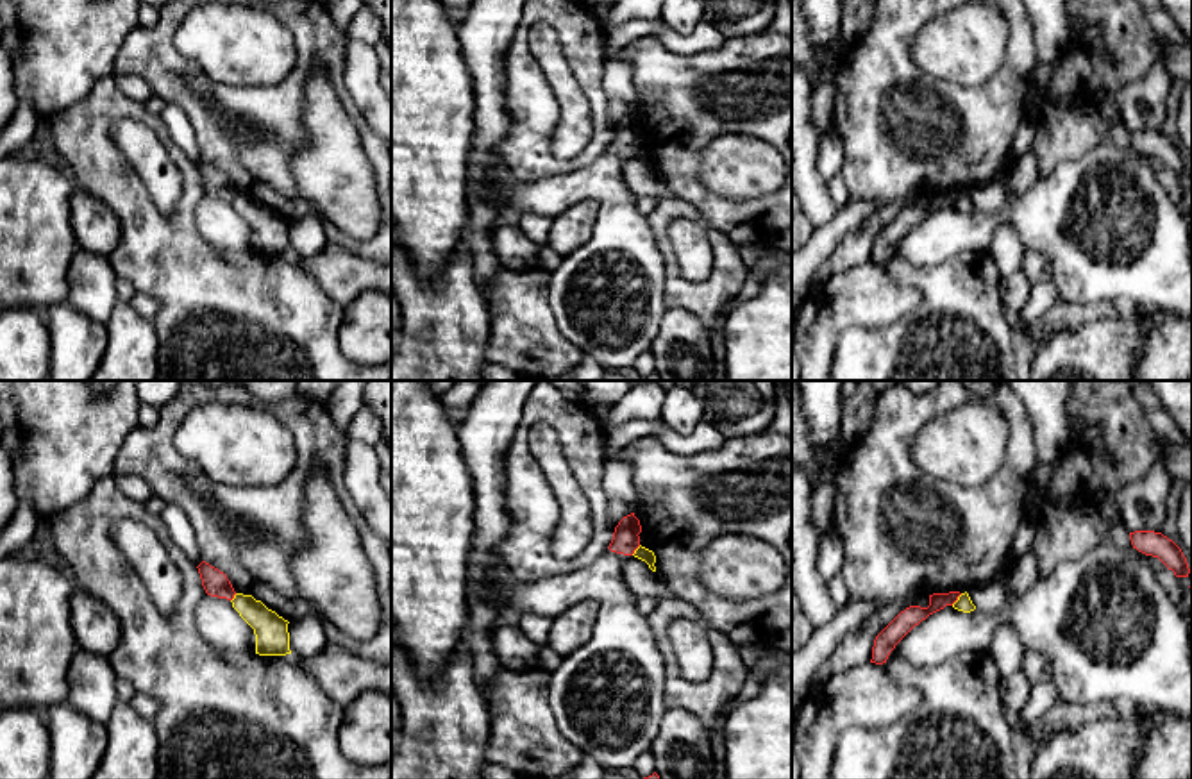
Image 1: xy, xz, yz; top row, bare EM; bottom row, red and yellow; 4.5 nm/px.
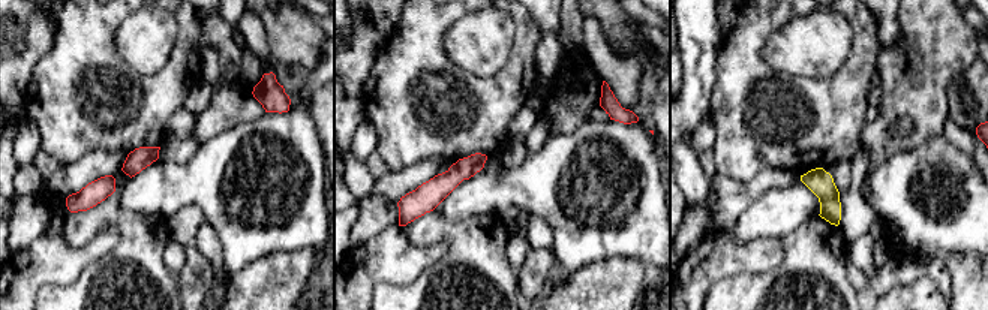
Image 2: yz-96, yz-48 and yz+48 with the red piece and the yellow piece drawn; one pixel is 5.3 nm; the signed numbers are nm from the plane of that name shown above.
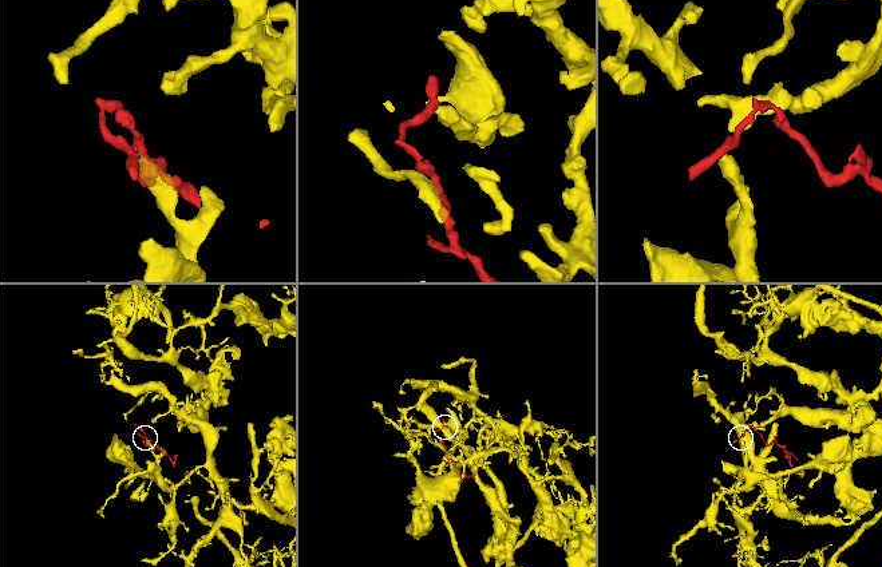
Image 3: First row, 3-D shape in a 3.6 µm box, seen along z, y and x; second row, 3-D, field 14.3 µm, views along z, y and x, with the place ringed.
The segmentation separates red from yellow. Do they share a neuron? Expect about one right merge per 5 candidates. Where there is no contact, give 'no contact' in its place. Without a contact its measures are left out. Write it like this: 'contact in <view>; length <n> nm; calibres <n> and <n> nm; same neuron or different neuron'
contact in yz; length 80 nm; calibres 90 and 70 nm; different neuron

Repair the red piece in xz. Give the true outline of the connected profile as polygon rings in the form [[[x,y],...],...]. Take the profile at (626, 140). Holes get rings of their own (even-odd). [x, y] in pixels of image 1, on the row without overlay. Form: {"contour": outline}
{"contour": [[[634,113],[624,116],[615,127],[613,139],[609,143],[609,150],[624,155],[633,155],[640,147],[642,125]]]}

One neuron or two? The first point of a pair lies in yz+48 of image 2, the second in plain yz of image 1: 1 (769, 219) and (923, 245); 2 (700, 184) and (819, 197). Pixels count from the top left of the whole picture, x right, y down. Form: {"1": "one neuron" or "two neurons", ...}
{"1": "one neuron", "2": "one neuron"}

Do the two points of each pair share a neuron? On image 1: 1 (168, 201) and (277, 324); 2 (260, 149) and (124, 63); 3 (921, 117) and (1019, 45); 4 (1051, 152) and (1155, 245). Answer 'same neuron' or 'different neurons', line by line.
1: different neurons
2: same neuron
3: same neuron
4: different neurons

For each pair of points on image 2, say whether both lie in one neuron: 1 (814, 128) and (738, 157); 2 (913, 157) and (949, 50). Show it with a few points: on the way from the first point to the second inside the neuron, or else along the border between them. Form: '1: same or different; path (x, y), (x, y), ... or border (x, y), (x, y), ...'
1: same; path (795, 128), (768, 128), (757, 138)
2: different; border (943, 134), (933, 135), (915, 146), (906, 144)

